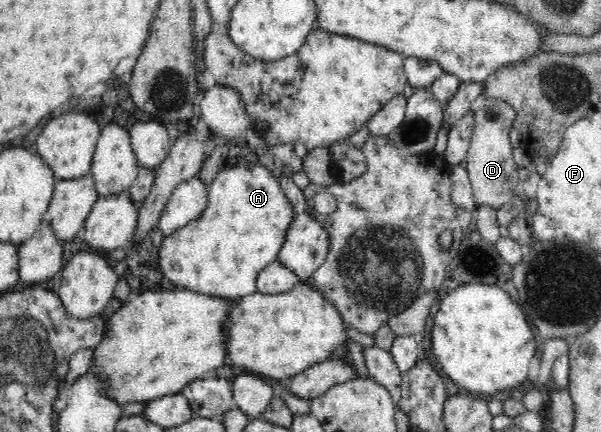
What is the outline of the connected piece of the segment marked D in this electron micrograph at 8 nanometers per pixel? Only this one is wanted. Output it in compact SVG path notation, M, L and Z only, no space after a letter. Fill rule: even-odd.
M485 98L484 105L473 114L475 127L471 145L466 153L465 170L467 170L476 205L487 205L499 210L501 205L514 197L519 181L518 168L513 159L513 148L509 137L516 115L505 101Z

